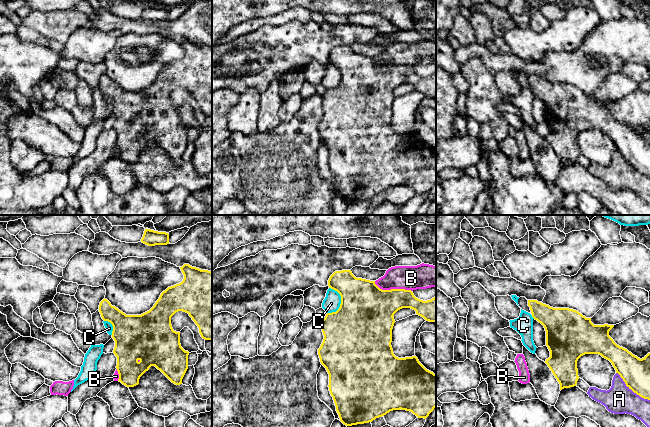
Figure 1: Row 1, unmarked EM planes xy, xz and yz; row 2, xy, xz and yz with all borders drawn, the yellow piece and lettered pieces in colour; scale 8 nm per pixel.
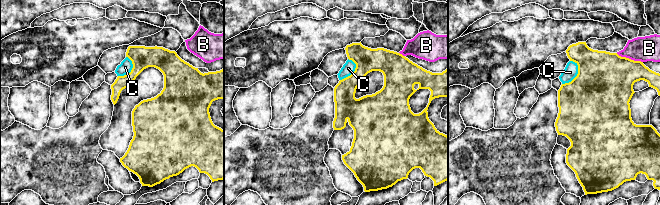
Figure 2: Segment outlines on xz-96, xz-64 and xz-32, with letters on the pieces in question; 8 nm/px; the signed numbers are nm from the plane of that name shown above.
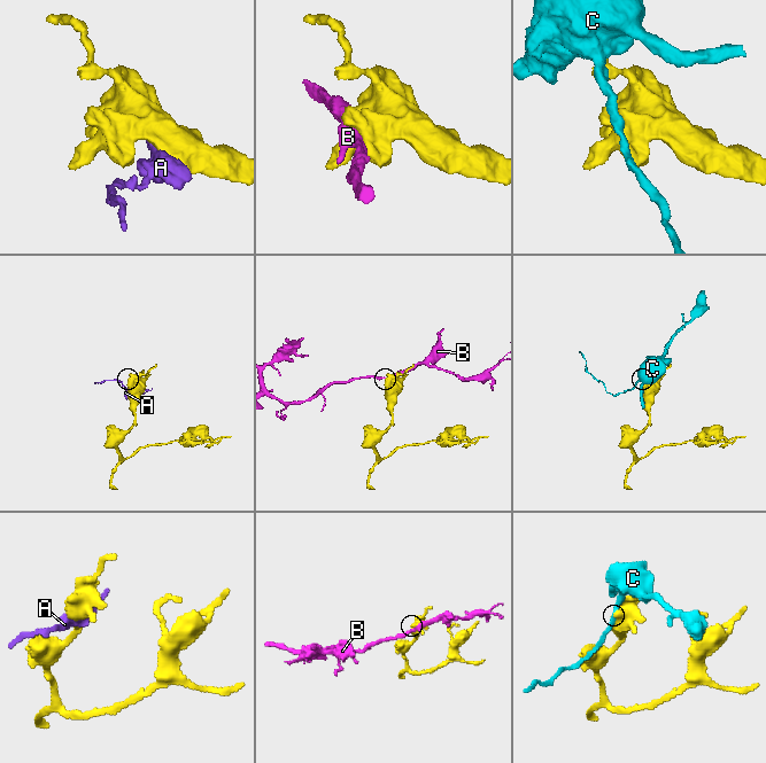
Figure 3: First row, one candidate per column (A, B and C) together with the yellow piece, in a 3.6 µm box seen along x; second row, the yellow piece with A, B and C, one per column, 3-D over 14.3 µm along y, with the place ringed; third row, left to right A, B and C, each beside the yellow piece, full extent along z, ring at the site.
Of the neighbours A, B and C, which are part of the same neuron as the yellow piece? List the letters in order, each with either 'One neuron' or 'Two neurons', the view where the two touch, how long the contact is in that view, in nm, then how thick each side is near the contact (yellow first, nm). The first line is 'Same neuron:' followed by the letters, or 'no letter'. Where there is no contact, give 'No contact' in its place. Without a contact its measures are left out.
Same neuron: no letter
A: Two neurons. Touches yellow in yz. Shared border 360 nm. Thickness 240 nm (yellow) against 240 nm
B: Two neurons. Touches yellow in xz. Shared border 320 nm. Thickness 400 nm (yellow) against 190 nm
C: Two neurons. Touches yellow in xz. Shared border 220 nm. Thickness 480 nm (yellow) against 140 nm

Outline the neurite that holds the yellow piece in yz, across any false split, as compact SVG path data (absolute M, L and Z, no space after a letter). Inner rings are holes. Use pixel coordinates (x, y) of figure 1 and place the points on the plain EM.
M528 76L532 93L541 99L546 107L546 122L550 133L545 139L560 160L560 166L577 161L579 155L577 137L585 130L599 130L609 136L616 149L625 158L626 162L644 175L650 176L650 129L640 135L627 125L617 121L609 112L614 101L594 101L591 94L586 94L576 86L569 84L553 84L549 81Z

